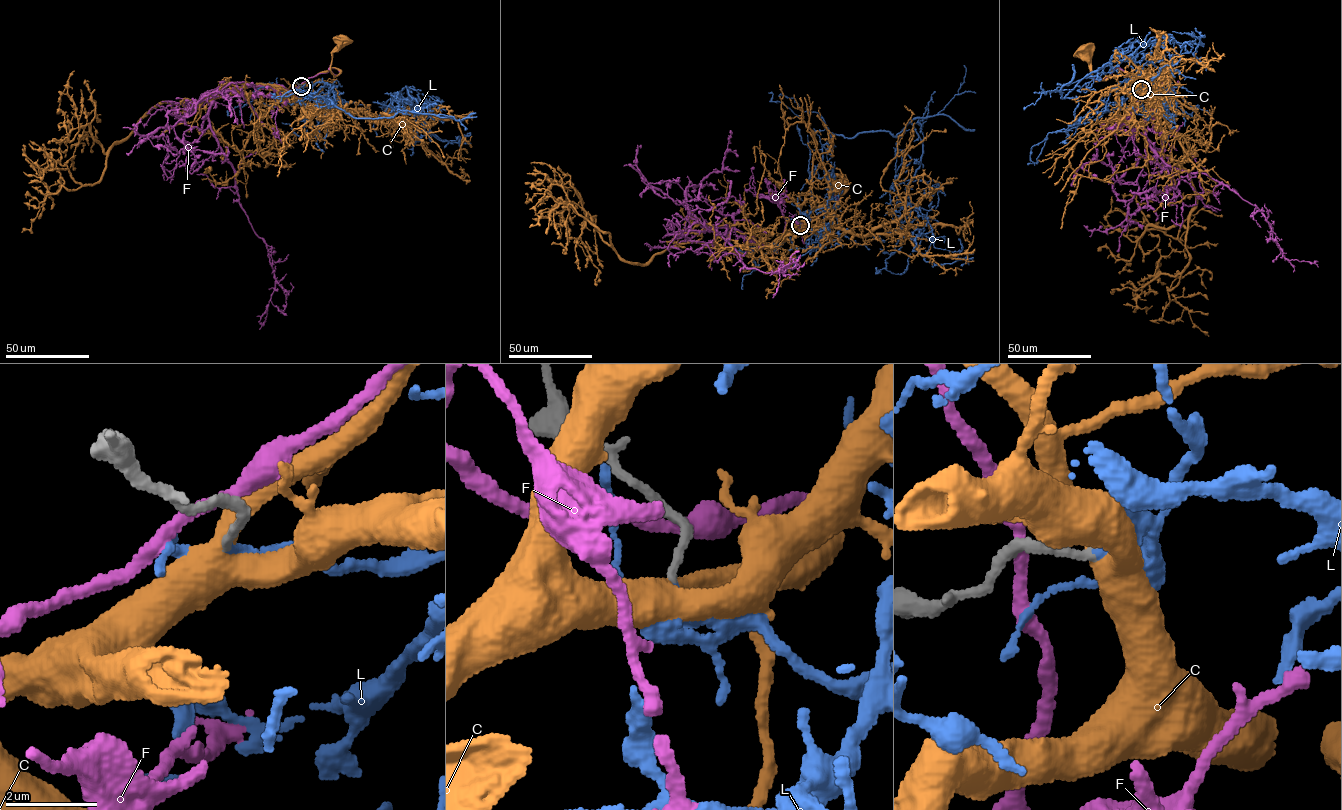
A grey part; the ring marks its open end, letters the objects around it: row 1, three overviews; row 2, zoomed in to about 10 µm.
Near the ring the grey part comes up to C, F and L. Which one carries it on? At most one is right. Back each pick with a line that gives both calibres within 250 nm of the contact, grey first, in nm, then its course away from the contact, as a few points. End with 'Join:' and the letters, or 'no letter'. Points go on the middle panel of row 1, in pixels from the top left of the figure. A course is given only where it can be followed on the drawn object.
L: Thickness 160 nm (grey) against 150 nm. Its course: (800, 225), (829, 204), (830, 134), (910, 123), (913, 251), (973, 258)
Join: L

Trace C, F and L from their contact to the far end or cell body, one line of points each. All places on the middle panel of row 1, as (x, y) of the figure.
C: (800, 225), (817, 217), (839, 201), (828, 180), (829, 186), (839, 186)
F: (800, 222), (787, 221), (765, 247), (736, 230), (710, 228), (745, 266), (768, 273), (786, 266), (772, 297)
L: (800, 225), (829, 204), (830, 134), (910, 123), (913, 251), (973, 258)

